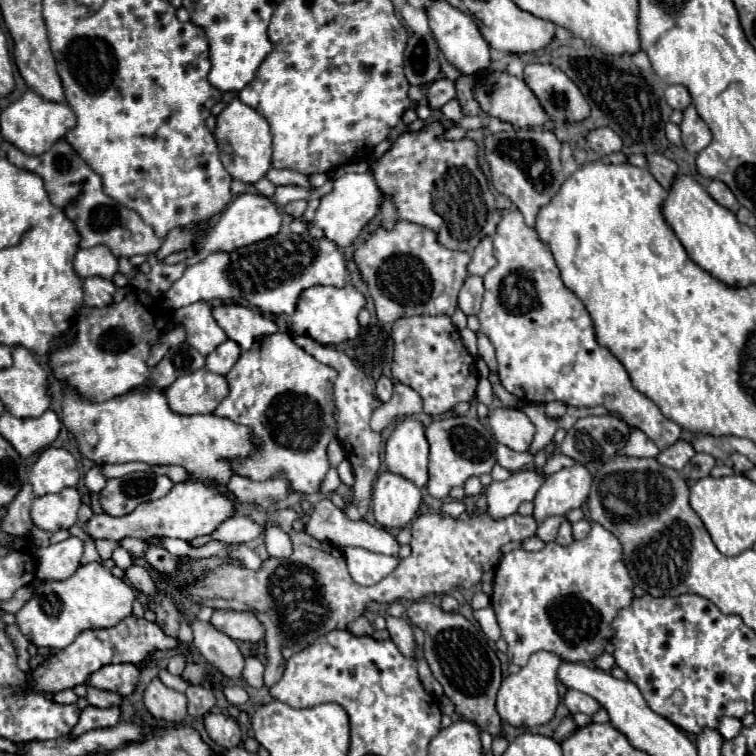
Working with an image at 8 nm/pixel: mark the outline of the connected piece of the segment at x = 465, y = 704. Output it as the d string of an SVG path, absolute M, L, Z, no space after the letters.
M424 600L414 602L406 614L414 626L424 630L424 658L432 670L432 676L442 684L444 694L454 702L456 712L482 730L488 730L492 736L498 736L502 720L494 708L494 702L502 682L502 672L500 660L488 646L486 636L462 614L446 614L438 606Z

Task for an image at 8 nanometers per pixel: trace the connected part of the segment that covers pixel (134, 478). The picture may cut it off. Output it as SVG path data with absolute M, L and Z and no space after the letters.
M132 472L122 478L112 478L100 490L100 506L110 516L126 516L138 504L162 498L174 482L168 476L154 472Z

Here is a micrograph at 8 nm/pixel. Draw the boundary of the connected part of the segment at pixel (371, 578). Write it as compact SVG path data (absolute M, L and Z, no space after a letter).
M346 548L344 556L348 562L348 572L352 574L352 580L360 586L372 586L380 582L400 564L398 556L374 554L364 548Z

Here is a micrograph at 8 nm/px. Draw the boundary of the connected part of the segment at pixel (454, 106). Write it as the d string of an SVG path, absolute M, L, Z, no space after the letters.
M454 98L454 100L450 100L448 104L444 104L444 108L442 108L442 114L444 114L444 118L448 118L448 120L452 120L452 122L458 122L464 114L462 114L462 106L460 106L460 102Z

